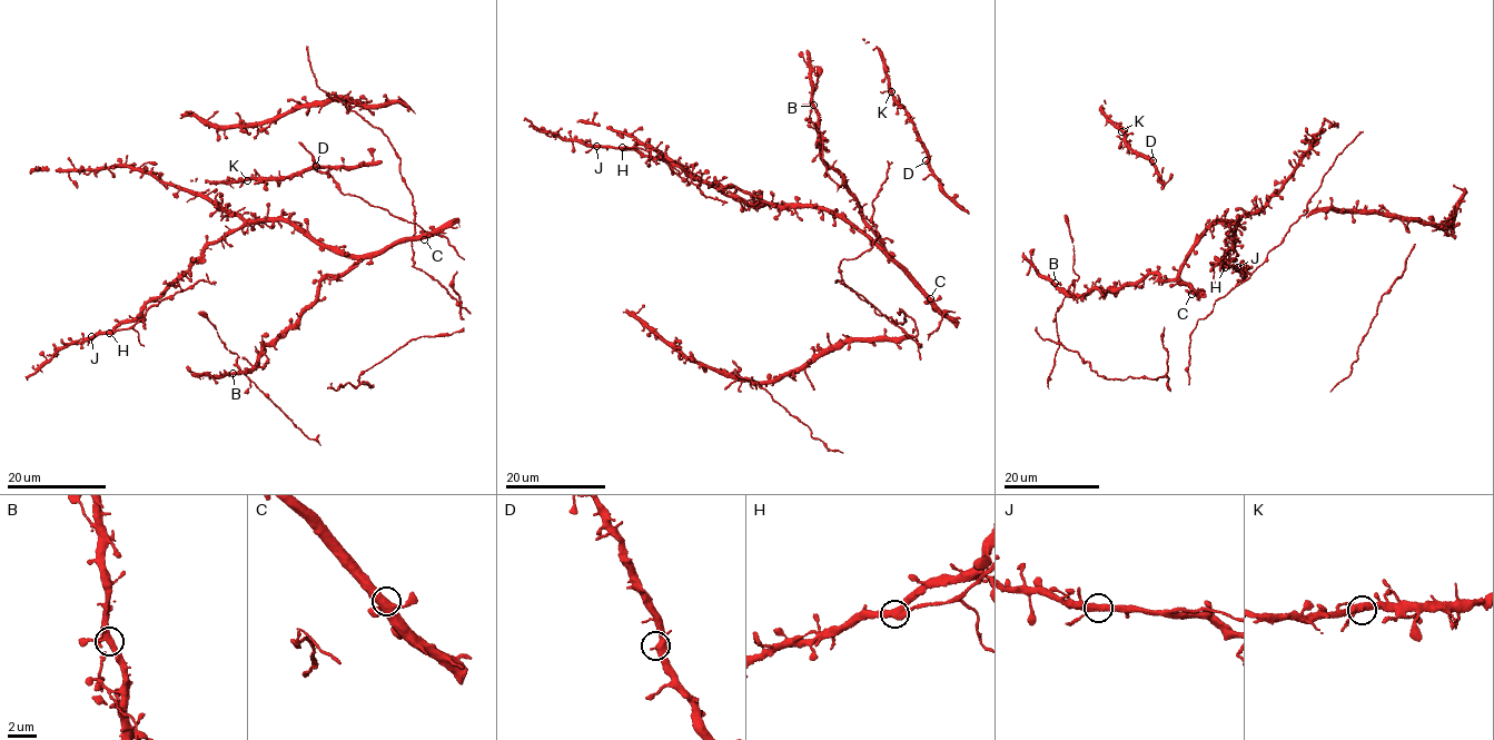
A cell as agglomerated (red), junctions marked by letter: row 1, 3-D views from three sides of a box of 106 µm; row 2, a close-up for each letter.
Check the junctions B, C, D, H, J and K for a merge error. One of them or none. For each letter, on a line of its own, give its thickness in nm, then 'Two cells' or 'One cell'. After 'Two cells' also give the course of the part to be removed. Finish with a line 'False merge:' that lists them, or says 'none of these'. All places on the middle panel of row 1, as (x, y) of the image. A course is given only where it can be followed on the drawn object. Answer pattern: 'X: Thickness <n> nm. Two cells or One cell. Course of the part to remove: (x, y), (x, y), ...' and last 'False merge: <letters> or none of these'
B: Thickness 340 nm. One cell
C: Thickness 420 nm. One cell
D: Thickness 400 nm. One cell
H: Thickness 380 nm. Two cells. Course of the part to remove: (621, 148), (654, 148), (673, 171), (708, 197), (726, 203)
J: Thickness 380 nm. One cell
K: Thickness 360 nm. One cell
False merge: H

